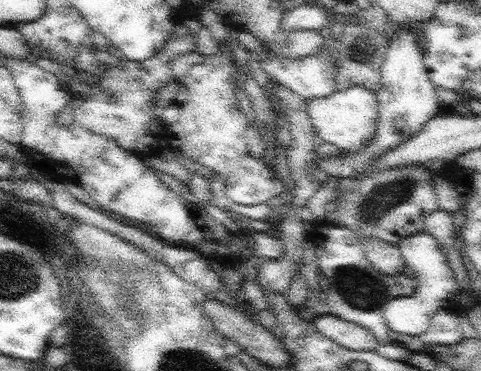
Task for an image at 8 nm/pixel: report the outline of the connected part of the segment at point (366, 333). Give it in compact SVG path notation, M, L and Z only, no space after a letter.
M324 314L313 317L312 321L318 330L338 342L342 346L356 352L362 350L374 350L379 342L372 331L362 327L360 324L344 320L336 315Z

